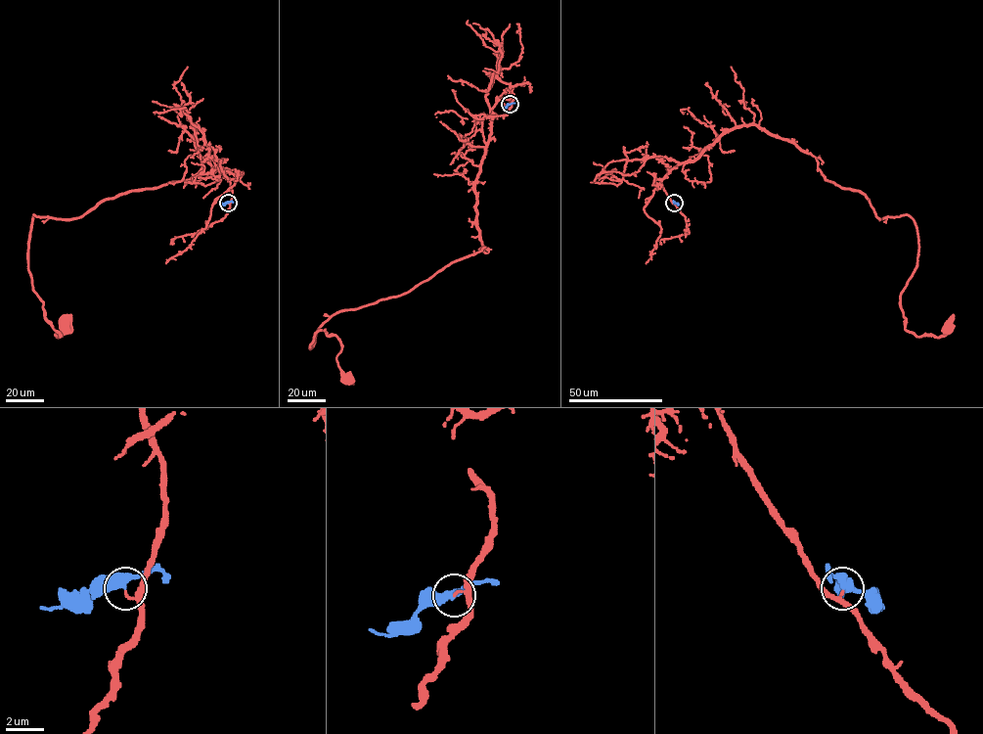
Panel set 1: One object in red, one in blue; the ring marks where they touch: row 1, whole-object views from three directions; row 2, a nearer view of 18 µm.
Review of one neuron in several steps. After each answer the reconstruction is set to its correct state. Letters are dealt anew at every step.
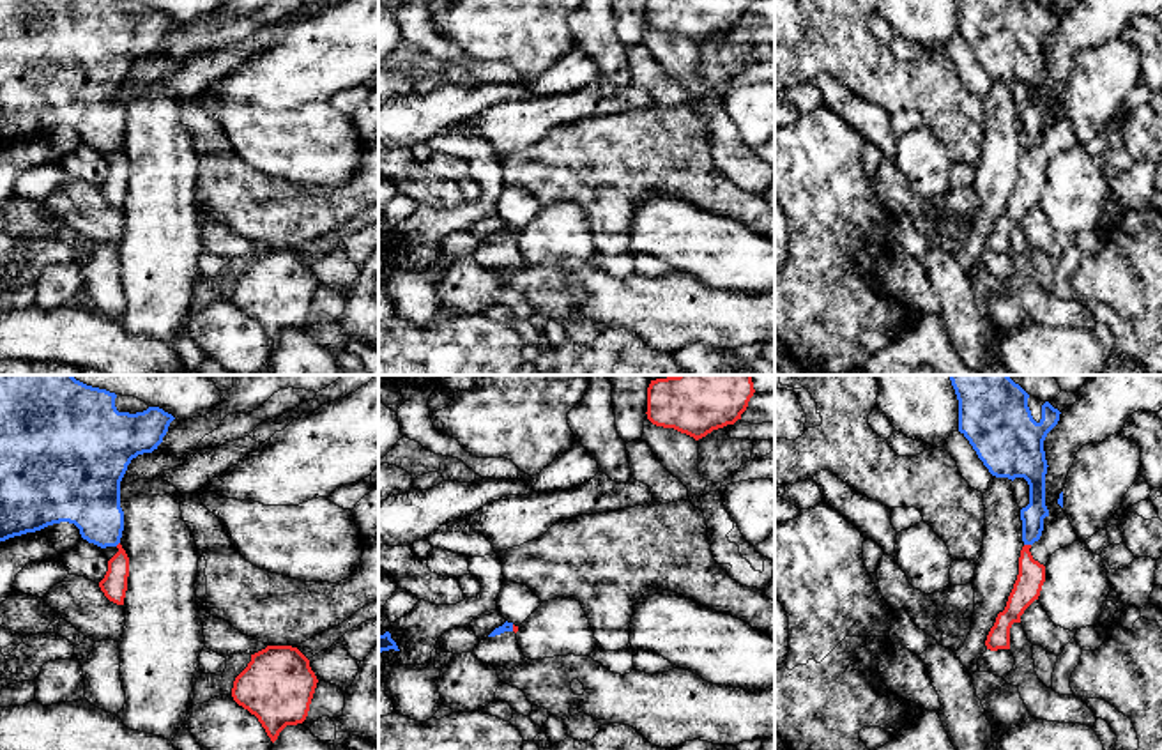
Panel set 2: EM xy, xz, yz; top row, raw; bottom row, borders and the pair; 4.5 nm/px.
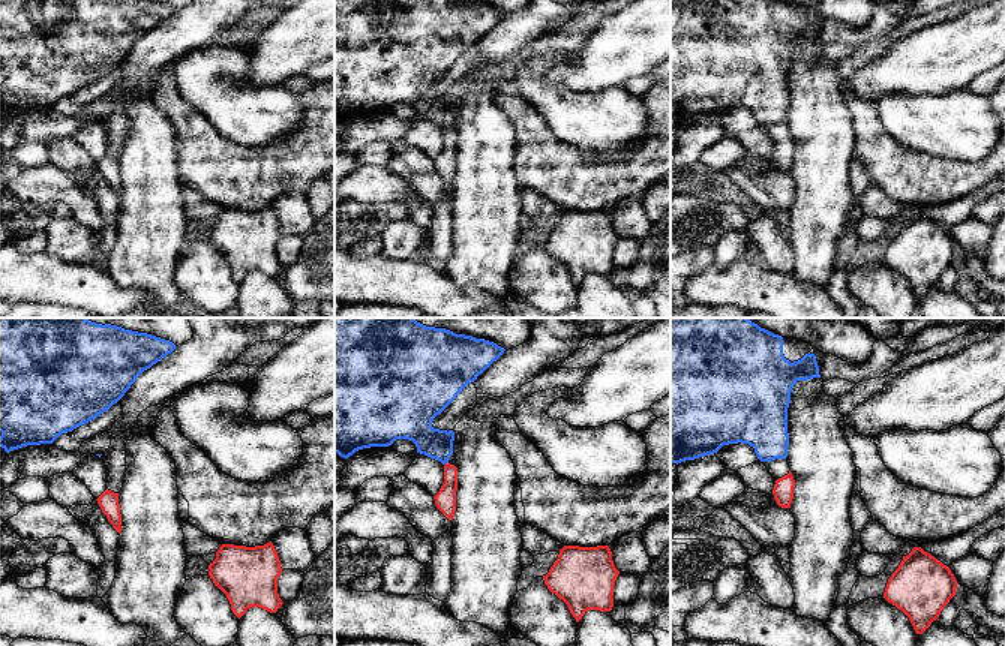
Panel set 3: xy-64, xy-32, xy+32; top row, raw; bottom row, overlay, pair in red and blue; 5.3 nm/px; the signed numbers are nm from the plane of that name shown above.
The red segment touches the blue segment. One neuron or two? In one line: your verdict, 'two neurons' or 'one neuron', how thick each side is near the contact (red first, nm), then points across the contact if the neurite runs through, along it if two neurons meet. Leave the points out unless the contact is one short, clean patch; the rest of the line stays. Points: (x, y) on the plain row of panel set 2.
two neurons | 130/100 nm | along yz (1024, 147), (1030, 149)

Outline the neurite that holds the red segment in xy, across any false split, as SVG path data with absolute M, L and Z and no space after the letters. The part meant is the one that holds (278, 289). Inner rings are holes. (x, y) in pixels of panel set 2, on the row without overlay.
M267 249L251 258L248 271L235 281L232 301L258 322L274 347L287 329L297 329L306 324L317 287L310 264L297 251Z

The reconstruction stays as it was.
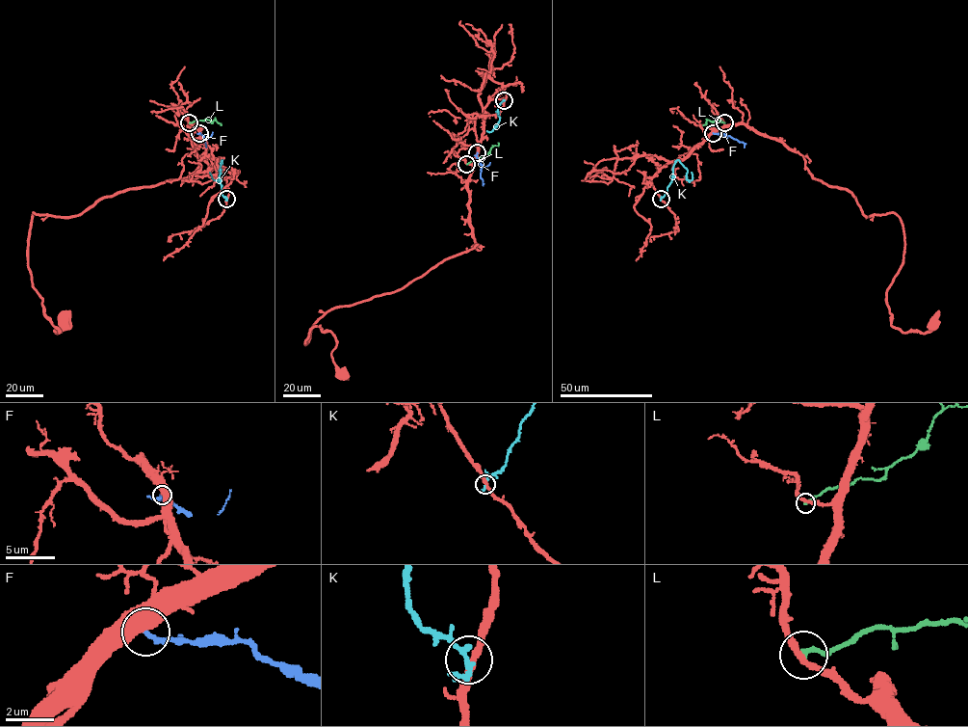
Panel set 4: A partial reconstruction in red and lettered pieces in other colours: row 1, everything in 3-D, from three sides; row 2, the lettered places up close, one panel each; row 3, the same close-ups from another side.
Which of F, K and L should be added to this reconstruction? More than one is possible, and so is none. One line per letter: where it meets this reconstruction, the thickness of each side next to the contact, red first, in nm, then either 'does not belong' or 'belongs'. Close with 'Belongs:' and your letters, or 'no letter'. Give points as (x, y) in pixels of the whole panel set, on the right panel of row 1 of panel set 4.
F: meets red at (713, 133); 600 nm thick on the red side, 200 nm on the other; does not belong
K: meets red at (661, 199); 280 nm thick on the red side, 200 nm on the other; does not belong
L: meets red at (724, 122); 280 nm thick on the red side, 200 nm on the other; does not belong
Belongs: no letter

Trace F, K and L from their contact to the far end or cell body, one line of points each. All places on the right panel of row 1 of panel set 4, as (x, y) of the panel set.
F: (713, 133), (729, 136), (743, 142), (744, 148)
K: (661, 199), (671, 180), (676, 160), (687, 170), (686, 178), (690, 180), (691, 172)
L: (724, 122), (718, 119), (707, 120), (703, 124)

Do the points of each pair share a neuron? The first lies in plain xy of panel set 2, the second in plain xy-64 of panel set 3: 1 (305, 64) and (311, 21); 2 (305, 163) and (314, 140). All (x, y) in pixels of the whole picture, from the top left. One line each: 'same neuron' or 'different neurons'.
1: same neuron
2: different neurons

